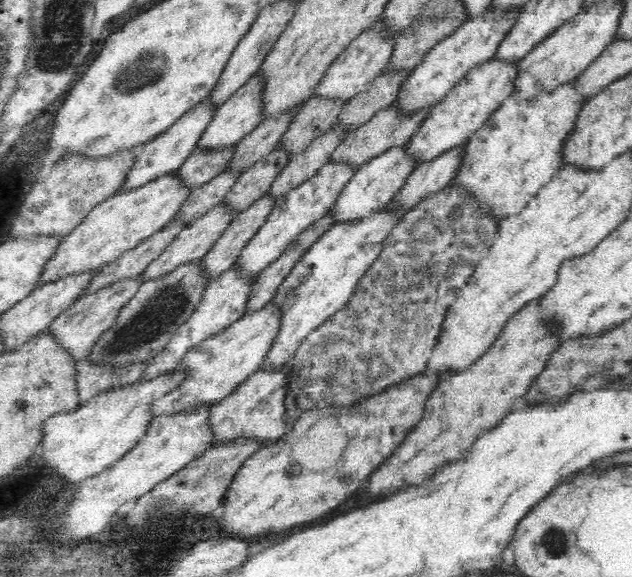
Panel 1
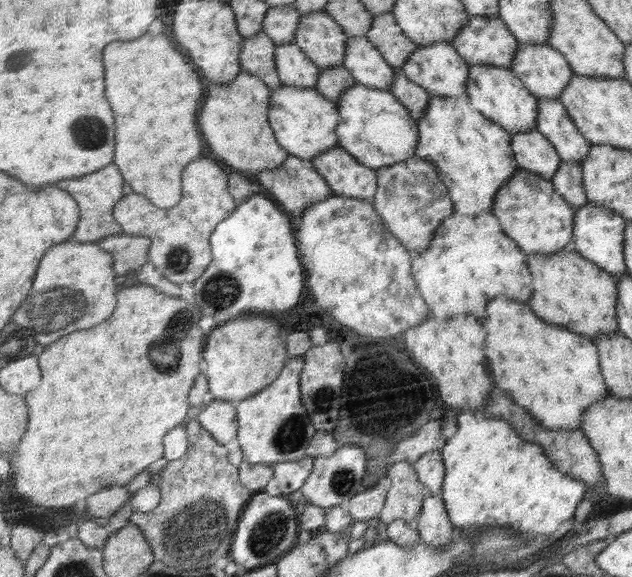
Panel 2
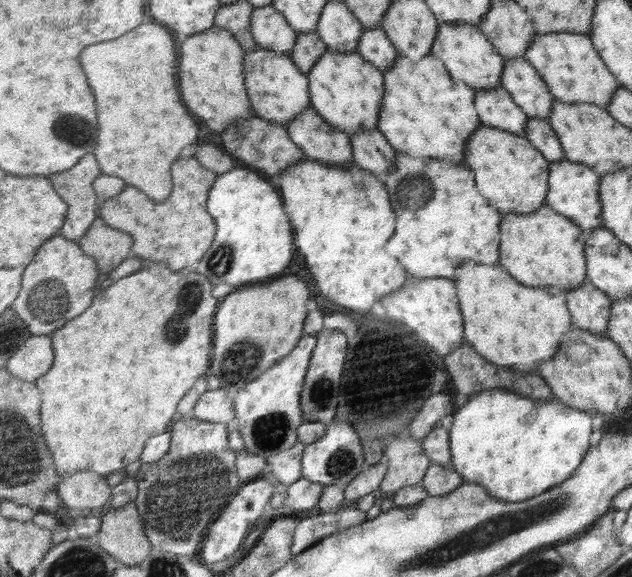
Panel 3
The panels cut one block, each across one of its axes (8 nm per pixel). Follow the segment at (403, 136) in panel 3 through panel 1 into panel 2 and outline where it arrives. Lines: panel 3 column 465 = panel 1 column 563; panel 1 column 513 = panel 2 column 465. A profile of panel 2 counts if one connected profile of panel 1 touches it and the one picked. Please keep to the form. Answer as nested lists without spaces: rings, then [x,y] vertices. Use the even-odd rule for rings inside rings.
[[[467,94],[431,97],[418,125],[419,145],[415,155],[435,165],[447,185],[455,211],[466,217],[492,213],[496,194],[520,169],[510,147],[513,135],[474,108]]]

